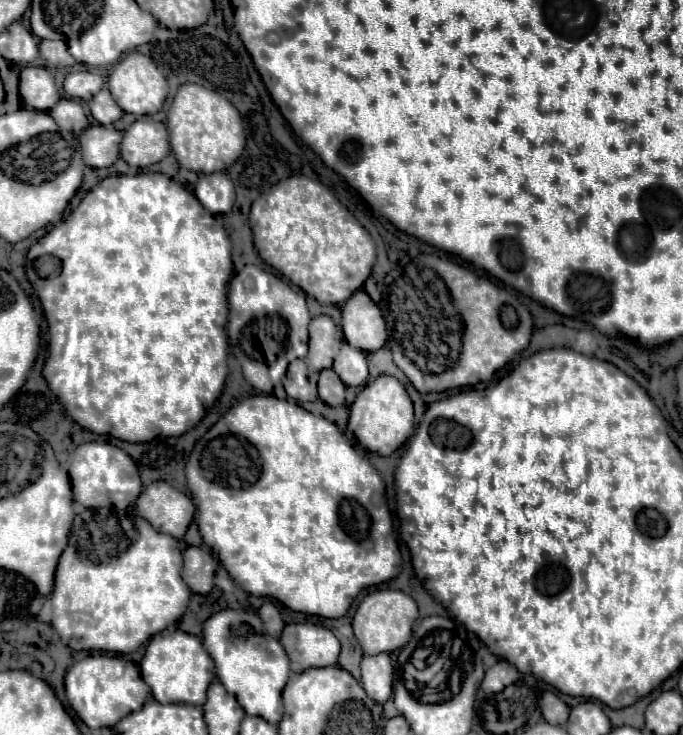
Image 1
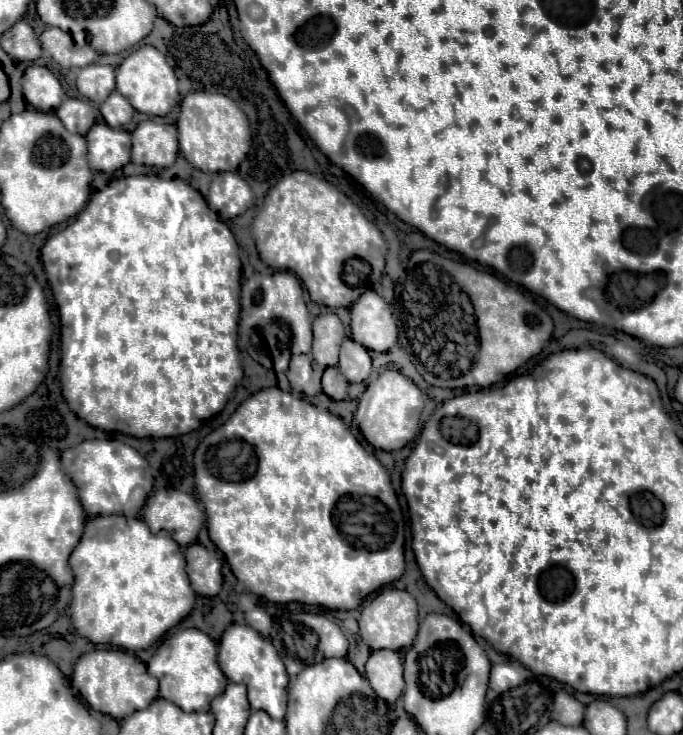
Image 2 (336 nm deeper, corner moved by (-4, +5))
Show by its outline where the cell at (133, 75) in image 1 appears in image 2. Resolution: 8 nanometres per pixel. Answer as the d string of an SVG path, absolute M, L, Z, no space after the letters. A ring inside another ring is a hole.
M140 46L116 68L116 90L142 114L166 116L178 100L178 80L166 56L154 46Z

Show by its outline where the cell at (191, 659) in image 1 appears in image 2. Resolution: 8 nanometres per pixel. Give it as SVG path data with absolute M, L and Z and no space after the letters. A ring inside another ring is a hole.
M198 628L178 630L158 646L158 650L148 662L148 674L158 678L162 698L174 702L184 712L200 712L208 708L212 698L218 696L218 692L222 692L222 688L226 688L228 684L226 676L218 668L216 654L218 654L216 642L202 630Z

